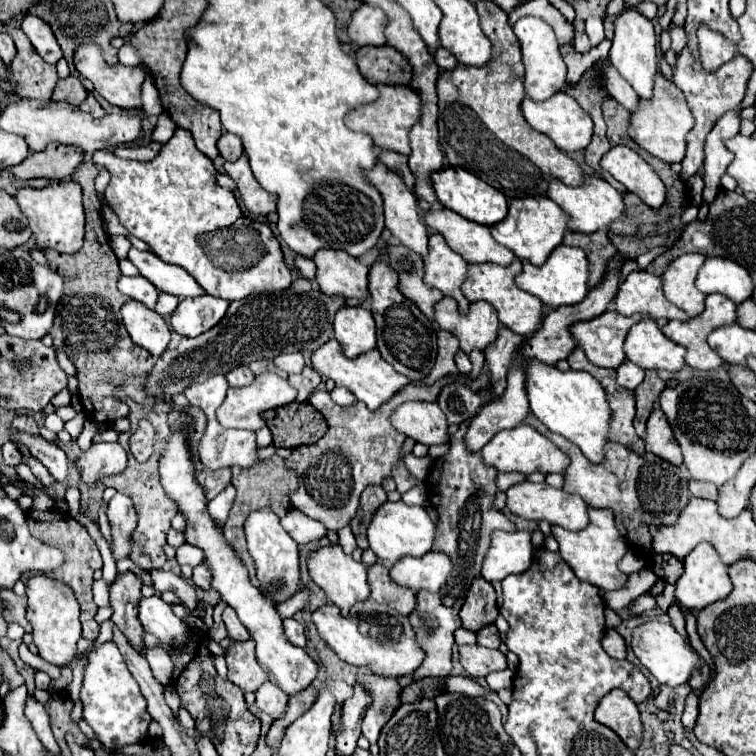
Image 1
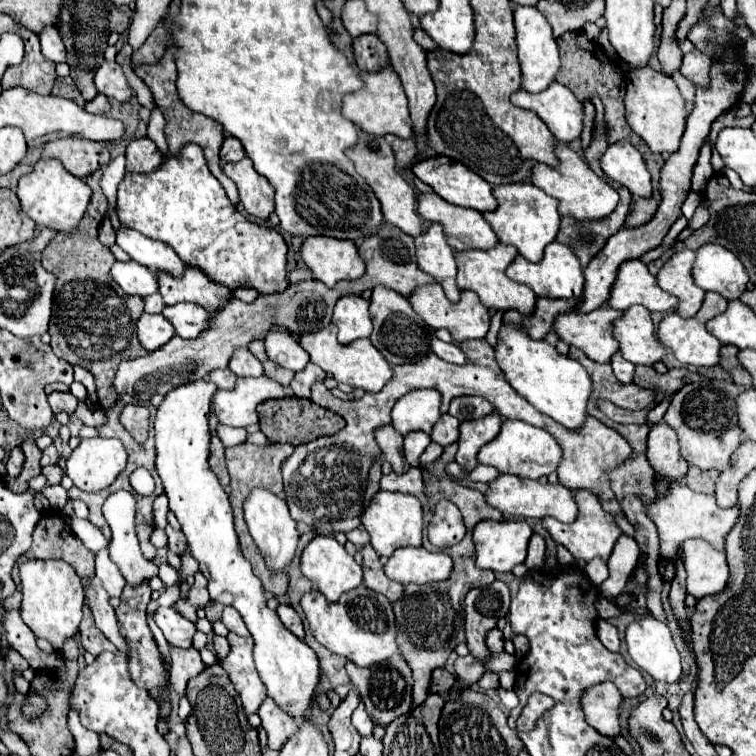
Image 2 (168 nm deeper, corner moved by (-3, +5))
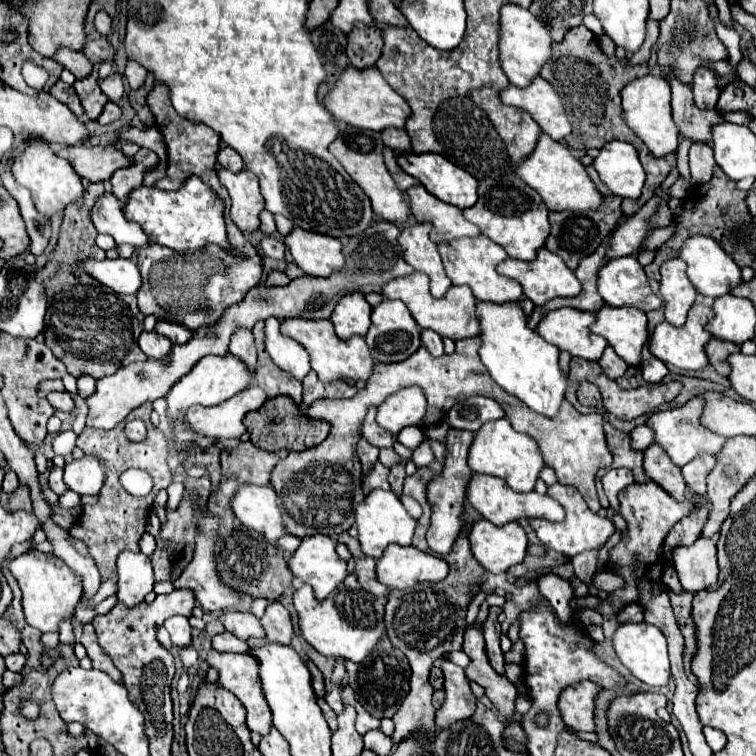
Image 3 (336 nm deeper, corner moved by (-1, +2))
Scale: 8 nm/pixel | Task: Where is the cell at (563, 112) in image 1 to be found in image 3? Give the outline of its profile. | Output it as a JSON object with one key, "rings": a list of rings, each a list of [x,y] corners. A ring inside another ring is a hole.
{"rings":[[[539,76],[527,88],[507,86],[501,92],[501,100],[507,106],[529,112],[541,130],[553,140],[563,140],[573,132],[567,110],[561,104],[561,96],[557,96],[557,90],[553,90],[553,86],[549,86],[549,82],[541,80]]]}

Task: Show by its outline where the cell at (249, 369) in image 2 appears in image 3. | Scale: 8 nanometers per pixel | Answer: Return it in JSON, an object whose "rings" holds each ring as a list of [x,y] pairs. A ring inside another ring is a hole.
{"rings":[[[237,330],[231,336],[231,344],[229,344],[229,352],[237,358],[241,358],[241,362],[245,362],[245,366],[253,372],[255,370],[255,344],[253,344],[253,334],[251,330]]]}

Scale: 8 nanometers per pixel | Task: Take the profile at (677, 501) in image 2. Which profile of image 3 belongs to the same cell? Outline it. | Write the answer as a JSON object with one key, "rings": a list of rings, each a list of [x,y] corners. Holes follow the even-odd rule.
{"rings":[[[645,482],[645,484],[629,484],[619,492],[619,502],[621,502],[621,514],[629,524],[629,532],[621,538],[621,542],[611,550],[611,560],[609,560],[609,570],[625,578],[625,588],[609,594],[613,598],[613,606],[621,610],[621,602],[635,602],[639,592],[637,592],[637,582],[633,576],[633,560],[639,556],[641,564],[655,564],[661,558],[661,546],[669,530],[683,518],[693,512],[693,502],[683,500],[677,502],[667,494],[659,484],[655,482]]]}

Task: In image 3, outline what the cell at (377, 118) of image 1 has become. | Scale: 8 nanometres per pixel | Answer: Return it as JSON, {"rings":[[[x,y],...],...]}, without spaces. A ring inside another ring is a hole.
{"rings":[[[347,66],[347,70],[337,80],[337,84],[323,98],[323,104],[337,120],[357,126],[361,130],[373,130],[373,132],[381,132],[385,128],[405,128],[405,122],[409,120],[409,114],[411,114],[405,98],[401,98],[385,82],[377,66],[369,66],[365,70]]]}

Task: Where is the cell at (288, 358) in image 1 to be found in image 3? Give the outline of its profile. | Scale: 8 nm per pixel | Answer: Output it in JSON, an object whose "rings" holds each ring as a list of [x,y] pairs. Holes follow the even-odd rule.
{"rings":[[[267,318],[265,320],[267,354],[271,356],[271,360],[281,370],[289,372],[297,380],[303,380],[307,376],[307,372],[311,370],[309,354],[299,342],[293,342],[291,338],[285,338],[285,334],[281,334],[279,328],[281,328],[281,322],[277,318]]]}

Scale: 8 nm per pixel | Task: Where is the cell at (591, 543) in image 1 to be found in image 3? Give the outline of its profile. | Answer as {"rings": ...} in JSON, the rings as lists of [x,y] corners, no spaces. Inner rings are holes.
{"rings":[[[555,484],[555,486],[549,486],[547,494],[551,498],[555,498],[567,512],[565,516],[565,522],[561,524],[555,524],[555,522],[549,522],[549,520],[529,520],[531,528],[535,530],[537,538],[541,540],[541,544],[557,550],[559,554],[567,556],[567,558],[573,558],[581,552],[587,552],[587,550],[597,550],[605,544],[605,540],[617,530],[613,526],[613,522],[609,518],[601,518],[599,514],[591,512],[589,506],[585,504],[585,500],[581,498],[579,490],[573,490],[573,486],[563,486],[563,484]]]}

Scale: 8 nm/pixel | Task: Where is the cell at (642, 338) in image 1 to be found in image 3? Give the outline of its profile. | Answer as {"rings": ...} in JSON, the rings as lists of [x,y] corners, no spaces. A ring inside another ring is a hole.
{"rings":[[[603,306],[597,312],[597,322],[591,326],[595,334],[607,338],[609,346],[629,364],[641,364],[641,350],[649,340],[647,332],[647,316],[639,308],[613,308]]]}

